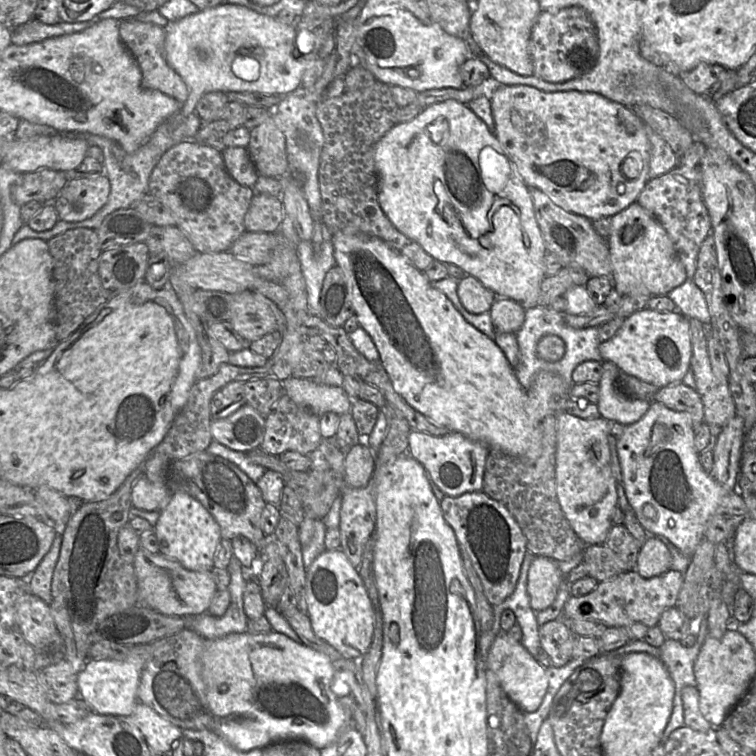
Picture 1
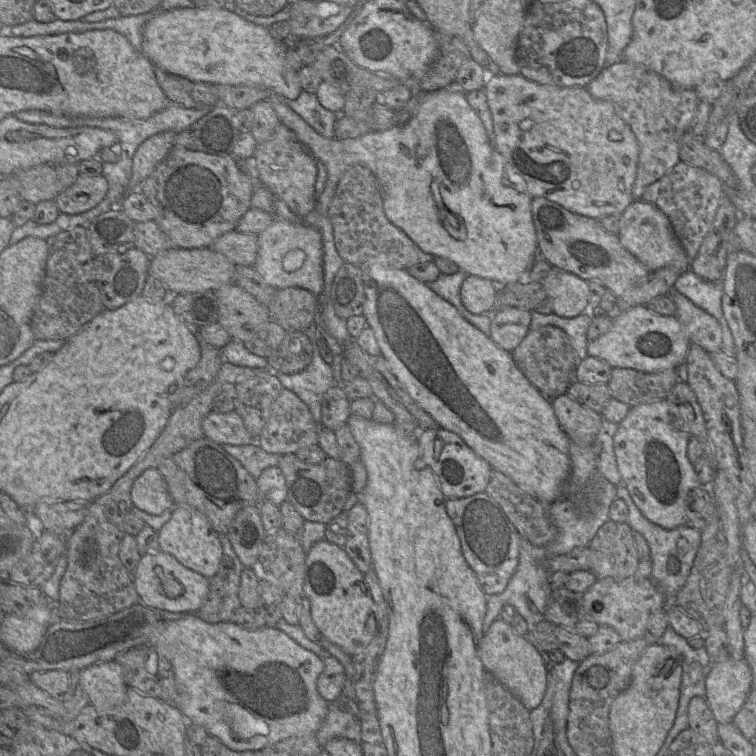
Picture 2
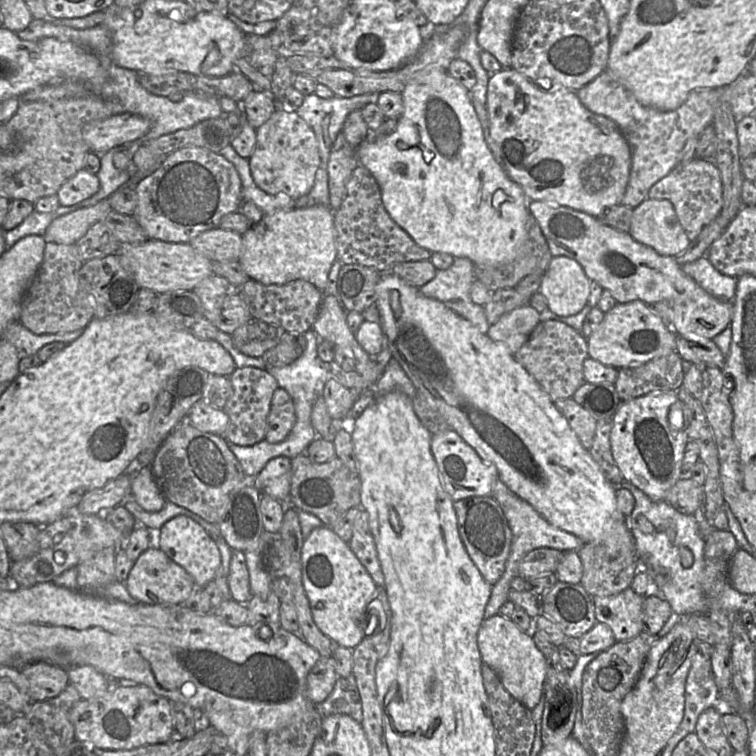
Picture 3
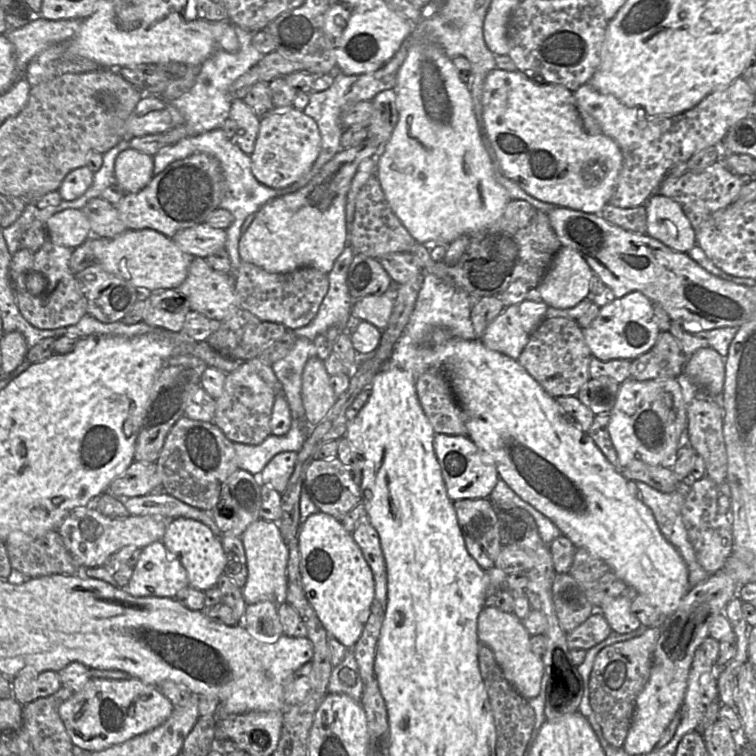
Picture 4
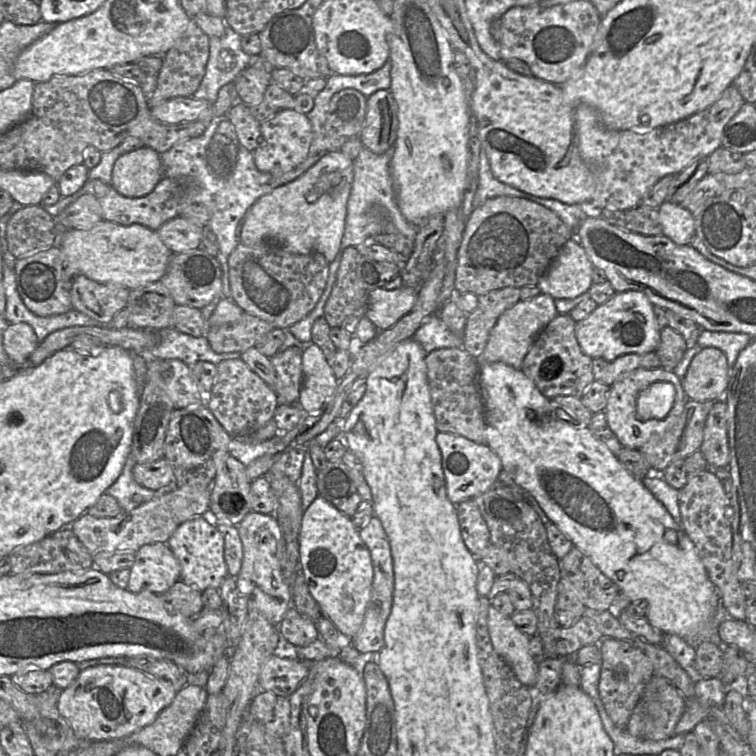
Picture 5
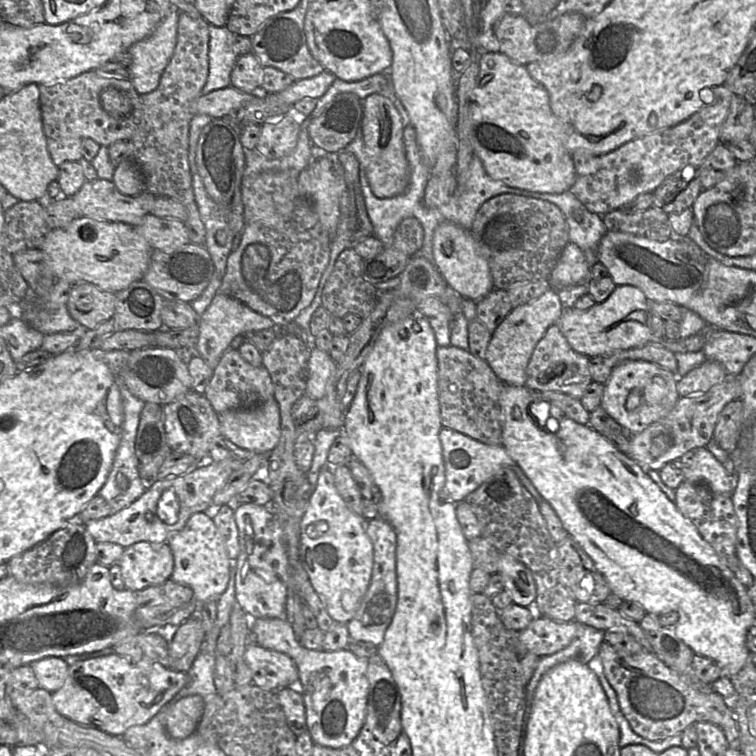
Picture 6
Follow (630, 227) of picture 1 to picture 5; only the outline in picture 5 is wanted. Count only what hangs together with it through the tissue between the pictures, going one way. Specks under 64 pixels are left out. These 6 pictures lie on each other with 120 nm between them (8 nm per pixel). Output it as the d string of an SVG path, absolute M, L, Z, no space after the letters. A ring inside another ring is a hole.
M664 201L658 208L662 235L677 245L688 245L695 235L694 214L688 209Z

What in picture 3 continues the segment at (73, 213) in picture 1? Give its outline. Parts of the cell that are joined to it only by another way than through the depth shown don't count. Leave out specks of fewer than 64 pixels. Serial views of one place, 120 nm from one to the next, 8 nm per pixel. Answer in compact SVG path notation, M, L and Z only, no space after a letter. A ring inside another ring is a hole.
M81 169L61 186L57 196L61 206L71 206L89 199L99 189L100 179L97 174Z

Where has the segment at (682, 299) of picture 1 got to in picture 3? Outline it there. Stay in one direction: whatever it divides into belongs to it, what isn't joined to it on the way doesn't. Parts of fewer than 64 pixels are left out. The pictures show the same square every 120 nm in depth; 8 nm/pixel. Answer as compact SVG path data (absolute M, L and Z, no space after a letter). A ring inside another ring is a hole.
M706 256L683 265L682 269L709 294L720 300L732 302L736 292L737 278L720 273Z

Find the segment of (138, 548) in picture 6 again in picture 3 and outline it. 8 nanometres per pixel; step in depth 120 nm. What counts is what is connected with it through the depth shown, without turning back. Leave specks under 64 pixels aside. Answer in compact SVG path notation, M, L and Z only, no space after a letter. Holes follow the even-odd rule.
M149 547L134 563L126 580L129 594L145 604L184 604L197 586L192 576L160 548Z

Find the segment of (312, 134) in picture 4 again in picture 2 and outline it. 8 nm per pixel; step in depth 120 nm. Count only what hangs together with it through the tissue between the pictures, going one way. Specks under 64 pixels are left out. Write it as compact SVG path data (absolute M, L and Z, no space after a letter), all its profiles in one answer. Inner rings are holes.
M280 123L270 139L256 145L253 157L256 160L259 182L287 204L297 217L305 217L316 209L317 160L294 132Z

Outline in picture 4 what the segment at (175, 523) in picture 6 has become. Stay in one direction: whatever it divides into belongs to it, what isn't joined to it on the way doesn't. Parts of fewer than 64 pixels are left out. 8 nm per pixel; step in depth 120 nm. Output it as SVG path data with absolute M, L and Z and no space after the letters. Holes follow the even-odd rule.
M94 506L75 509L56 529L71 556L83 569L103 567L108 559L124 547L145 548L161 541L167 526L173 519L161 516L134 516L110 518Z

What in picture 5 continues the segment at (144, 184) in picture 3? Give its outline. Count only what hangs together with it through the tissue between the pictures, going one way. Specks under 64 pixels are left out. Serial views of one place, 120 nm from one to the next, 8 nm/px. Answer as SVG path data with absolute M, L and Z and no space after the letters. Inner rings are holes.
M162 177L154 190L143 197L131 198L121 195L110 185L108 193L98 198L101 205L103 220L114 222L123 226L141 224L153 231L157 231L165 222L180 216L181 211L188 204L194 203L194 197L199 187L193 178Z

